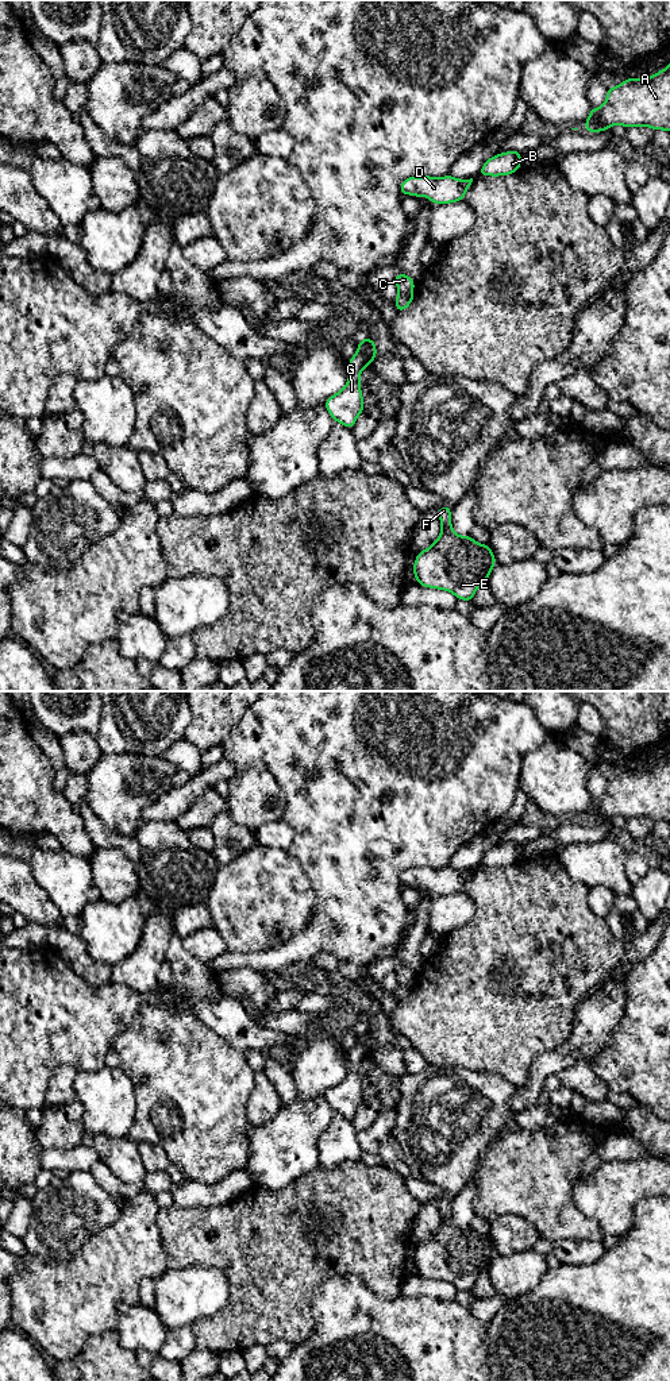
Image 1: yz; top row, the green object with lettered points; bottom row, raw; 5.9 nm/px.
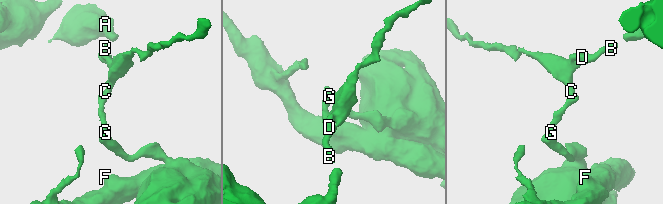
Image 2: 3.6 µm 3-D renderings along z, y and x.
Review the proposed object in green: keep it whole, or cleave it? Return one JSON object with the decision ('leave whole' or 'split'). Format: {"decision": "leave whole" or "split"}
{"decision": "split"}

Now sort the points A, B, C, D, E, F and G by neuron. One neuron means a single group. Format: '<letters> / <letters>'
A B C D E F / G

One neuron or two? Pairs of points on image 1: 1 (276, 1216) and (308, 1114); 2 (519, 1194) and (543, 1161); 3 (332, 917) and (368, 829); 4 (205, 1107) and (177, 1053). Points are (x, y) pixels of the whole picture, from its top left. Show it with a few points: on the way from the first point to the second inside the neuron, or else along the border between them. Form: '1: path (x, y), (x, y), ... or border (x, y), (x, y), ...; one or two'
1: border (314, 1167), (278, 1188), (255, 1185); two
2: path (520, 1185), (536, 1169); one
3: path (354, 895), (354, 851); one
4: path (192, 1094), (192, 1087), (180, 1067); one

